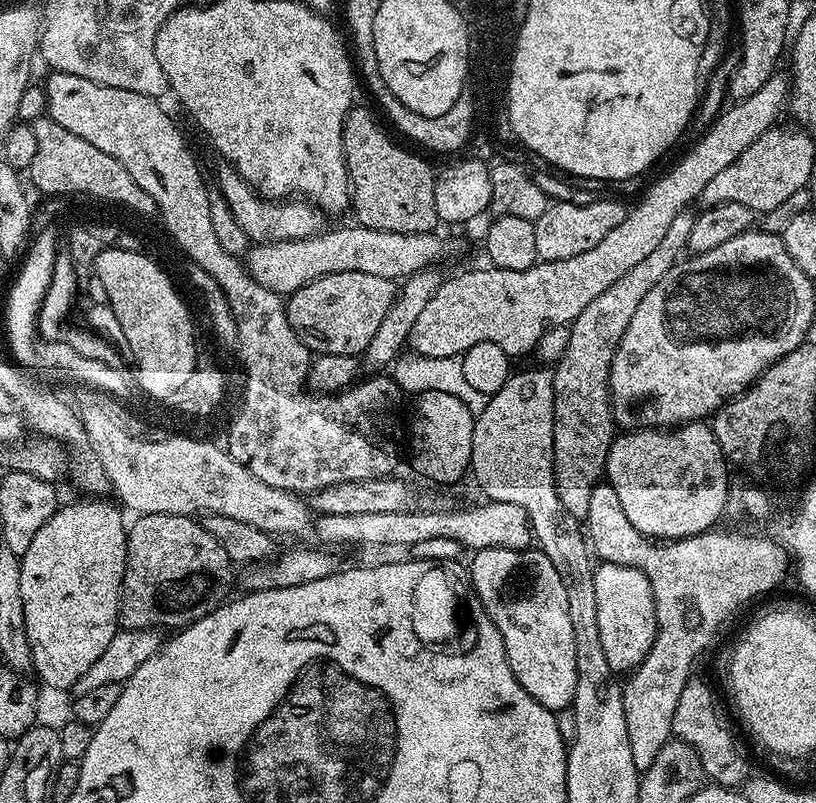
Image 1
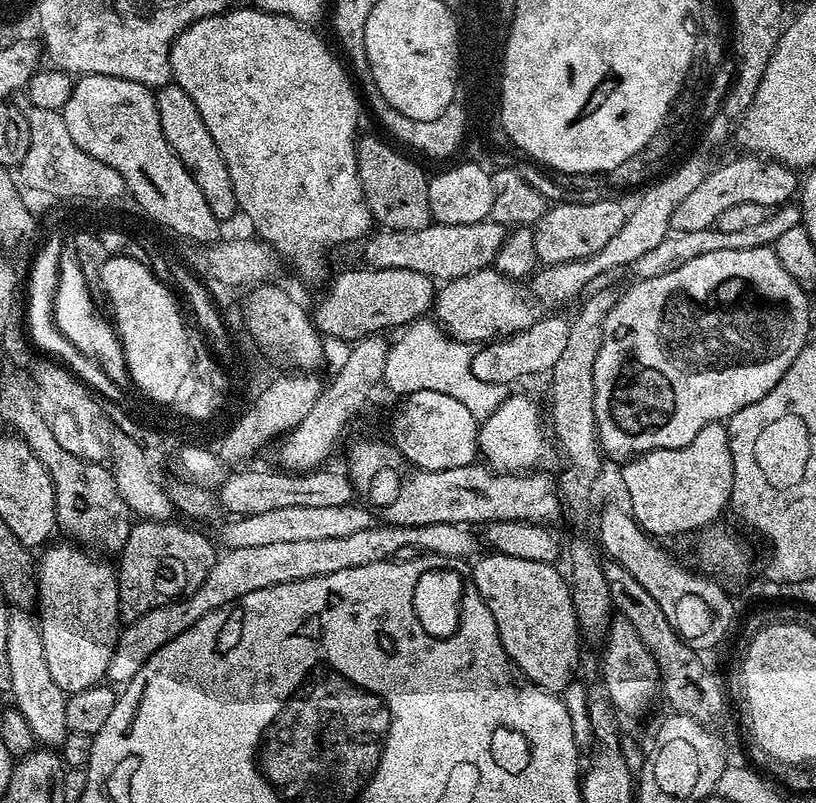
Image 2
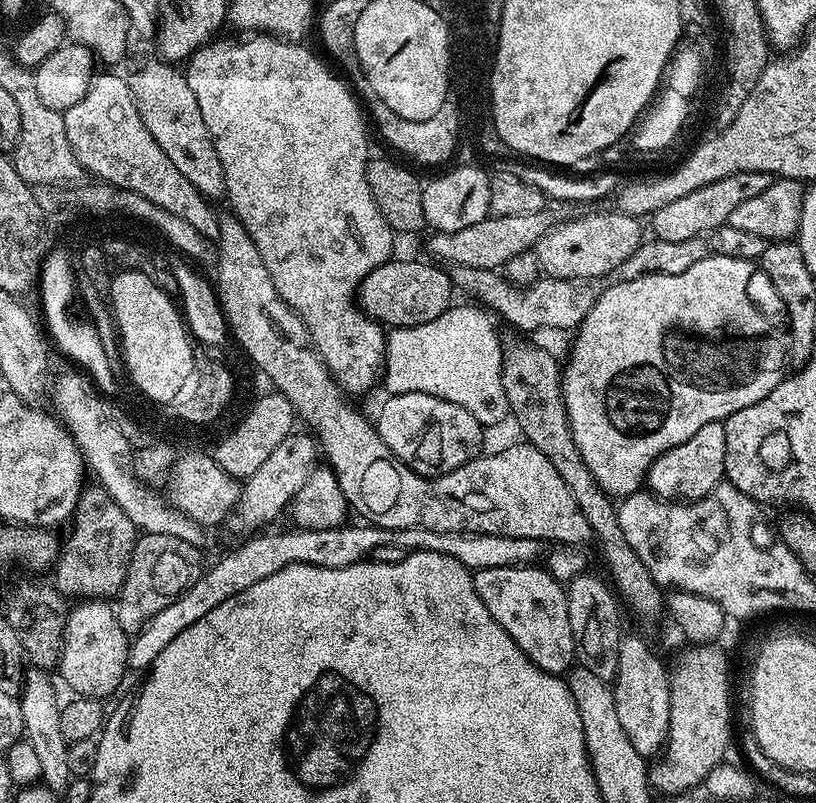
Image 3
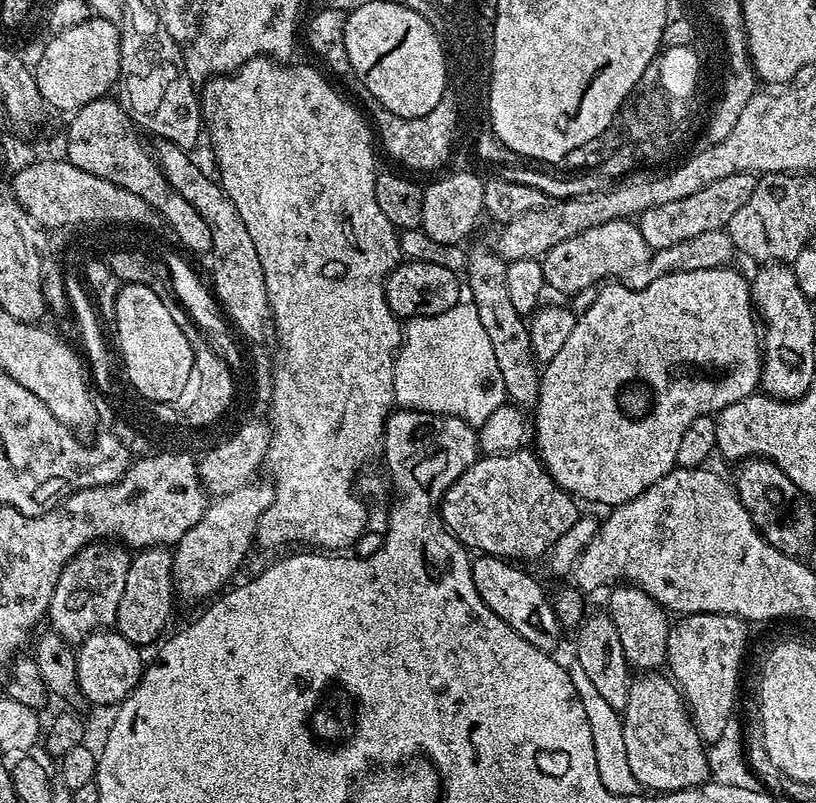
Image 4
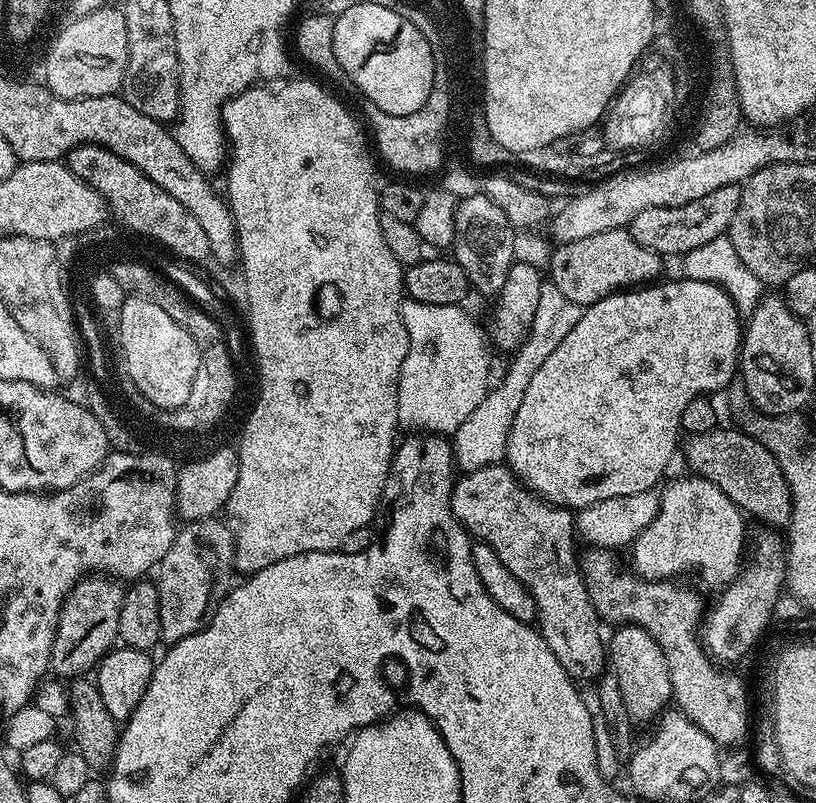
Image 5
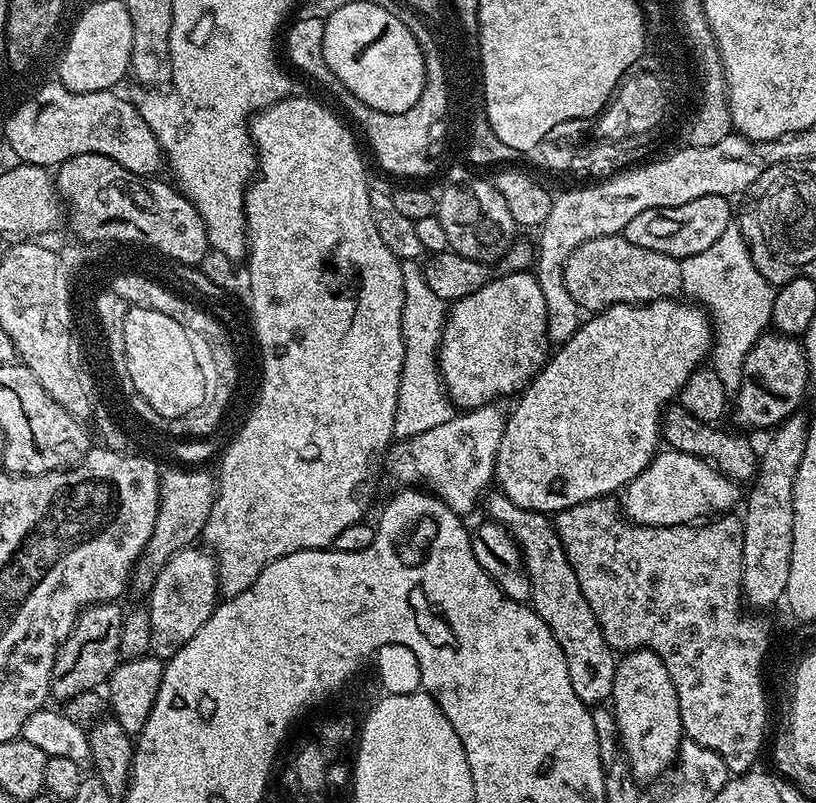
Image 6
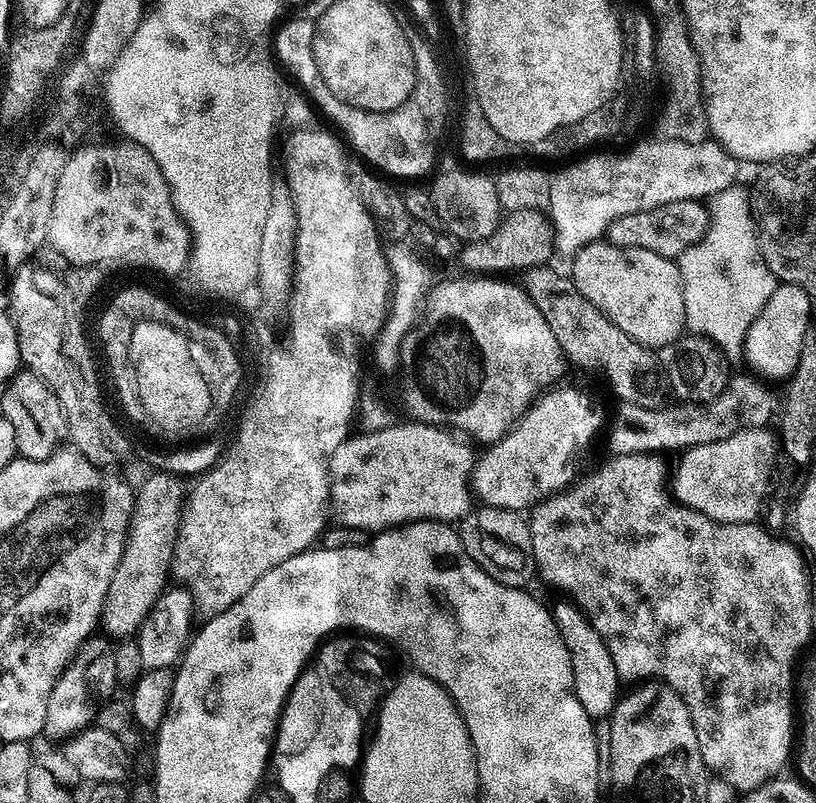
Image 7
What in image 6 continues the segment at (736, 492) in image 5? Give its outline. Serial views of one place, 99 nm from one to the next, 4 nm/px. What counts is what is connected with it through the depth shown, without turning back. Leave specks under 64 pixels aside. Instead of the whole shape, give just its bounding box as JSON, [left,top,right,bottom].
[662,402,758,482]

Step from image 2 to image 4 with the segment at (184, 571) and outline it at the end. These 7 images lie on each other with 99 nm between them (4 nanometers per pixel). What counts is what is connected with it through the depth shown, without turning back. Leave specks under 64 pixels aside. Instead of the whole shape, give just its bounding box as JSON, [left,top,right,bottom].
[115,546,174,646]

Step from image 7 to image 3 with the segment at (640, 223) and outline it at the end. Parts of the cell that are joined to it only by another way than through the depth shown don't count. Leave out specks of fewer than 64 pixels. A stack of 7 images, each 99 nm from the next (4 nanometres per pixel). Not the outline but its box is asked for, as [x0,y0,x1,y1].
[651,172,773,242]

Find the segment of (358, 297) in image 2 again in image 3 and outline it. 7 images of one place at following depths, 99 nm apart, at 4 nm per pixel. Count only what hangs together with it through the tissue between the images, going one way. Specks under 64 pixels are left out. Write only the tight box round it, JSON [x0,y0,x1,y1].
[358,258,454,329]

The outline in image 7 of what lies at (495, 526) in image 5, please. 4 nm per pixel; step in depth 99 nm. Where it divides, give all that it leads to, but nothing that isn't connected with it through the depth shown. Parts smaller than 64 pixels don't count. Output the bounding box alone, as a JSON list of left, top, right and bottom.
[555,611,622,722]

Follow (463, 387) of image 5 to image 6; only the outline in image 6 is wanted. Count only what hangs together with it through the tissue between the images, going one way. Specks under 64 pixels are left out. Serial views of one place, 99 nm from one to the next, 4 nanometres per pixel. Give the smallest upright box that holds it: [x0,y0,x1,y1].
[393,260,454,441]

